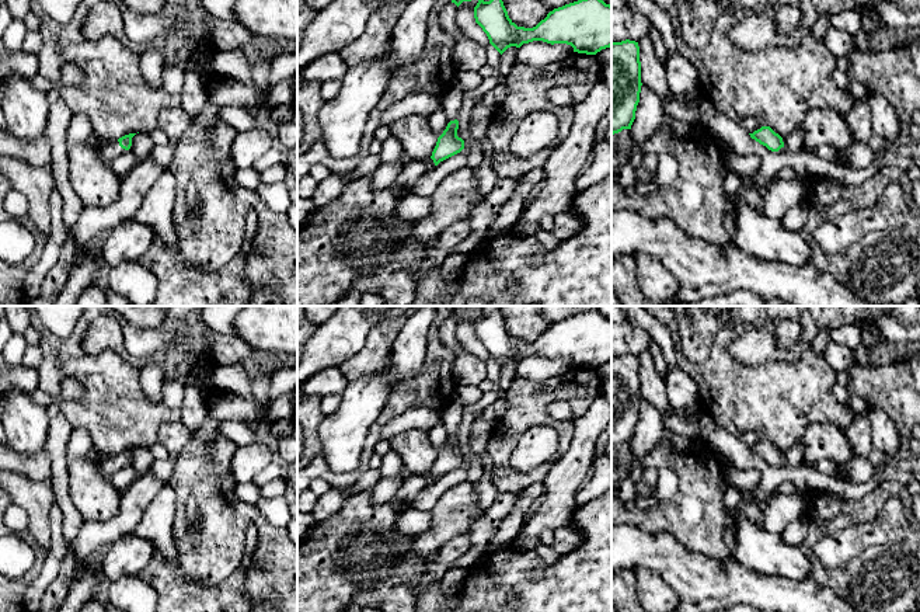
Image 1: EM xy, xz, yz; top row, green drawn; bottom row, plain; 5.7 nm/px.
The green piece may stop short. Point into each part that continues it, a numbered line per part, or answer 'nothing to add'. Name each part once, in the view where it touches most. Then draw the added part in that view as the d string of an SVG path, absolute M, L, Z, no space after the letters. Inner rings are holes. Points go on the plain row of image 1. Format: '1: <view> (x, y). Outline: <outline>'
1: xy (111, 465). Outline: M118 455L108 458L100 465L104 476L107 477L111 477L115 472L121 470L123 466L126 465L119 460Z

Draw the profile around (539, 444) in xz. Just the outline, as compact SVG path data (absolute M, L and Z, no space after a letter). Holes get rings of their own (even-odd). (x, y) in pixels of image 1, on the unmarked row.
M548 425L529 428L519 439L509 463L519 472L529 472L557 456L558 432Z

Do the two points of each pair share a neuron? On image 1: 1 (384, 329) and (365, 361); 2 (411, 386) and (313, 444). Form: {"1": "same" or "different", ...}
{"1": "same", "2": "different"}

